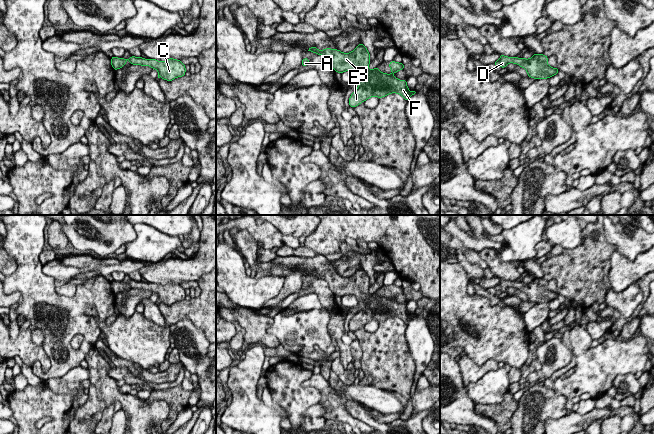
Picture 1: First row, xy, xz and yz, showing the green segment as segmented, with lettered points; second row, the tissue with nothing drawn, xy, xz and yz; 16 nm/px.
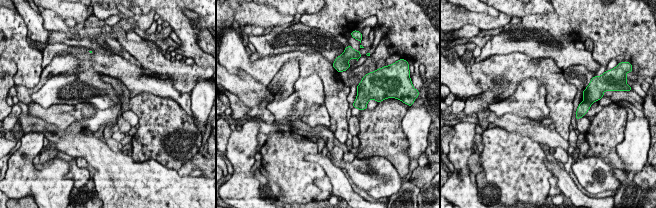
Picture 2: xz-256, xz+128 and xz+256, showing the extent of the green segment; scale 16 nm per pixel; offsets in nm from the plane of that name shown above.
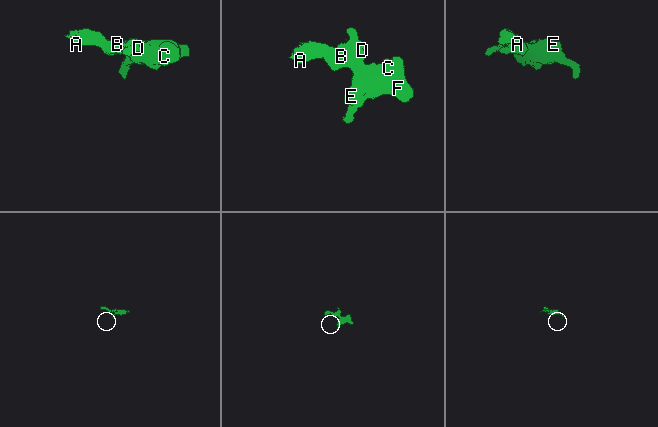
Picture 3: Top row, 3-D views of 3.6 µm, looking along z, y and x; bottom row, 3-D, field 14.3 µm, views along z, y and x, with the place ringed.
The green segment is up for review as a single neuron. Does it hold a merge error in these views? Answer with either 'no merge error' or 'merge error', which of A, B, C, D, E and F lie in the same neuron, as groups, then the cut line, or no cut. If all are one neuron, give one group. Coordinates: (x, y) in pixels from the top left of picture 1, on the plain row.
no merge error; A B C D E F; no cut

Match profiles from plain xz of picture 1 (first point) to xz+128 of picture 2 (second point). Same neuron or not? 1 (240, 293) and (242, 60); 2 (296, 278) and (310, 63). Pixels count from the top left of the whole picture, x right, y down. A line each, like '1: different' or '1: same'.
1: same
2: different

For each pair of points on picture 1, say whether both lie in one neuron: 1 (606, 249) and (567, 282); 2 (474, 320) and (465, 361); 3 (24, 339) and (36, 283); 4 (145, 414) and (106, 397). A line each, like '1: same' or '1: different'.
1: same
2: different
3: different
4: same

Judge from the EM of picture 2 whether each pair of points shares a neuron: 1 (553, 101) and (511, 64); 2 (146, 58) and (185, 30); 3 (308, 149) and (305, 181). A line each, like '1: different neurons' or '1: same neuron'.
1: same neuron
2: different neurons
3: same neuron

